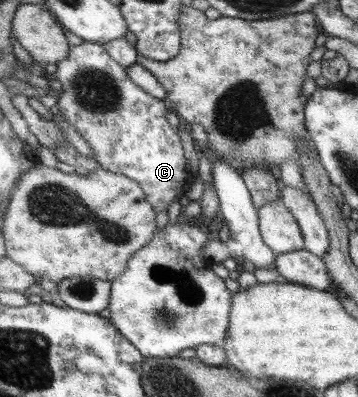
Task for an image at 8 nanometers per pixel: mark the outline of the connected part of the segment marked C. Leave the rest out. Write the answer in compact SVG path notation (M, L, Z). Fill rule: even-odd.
M90 41L70 48L69 56L57 63L56 72L51 78L56 84L54 93L58 96L56 105L61 110L60 114L77 129L94 152L92 165L108 169L109 172L121 173L136 181L154 208L168 212L168 205L180 194L180 190L189 187L192 180L188 180L190 176L186 172L182 142L166 120L164 102L150 96L150 93L138 85L126 69L108 54L103 44Z

